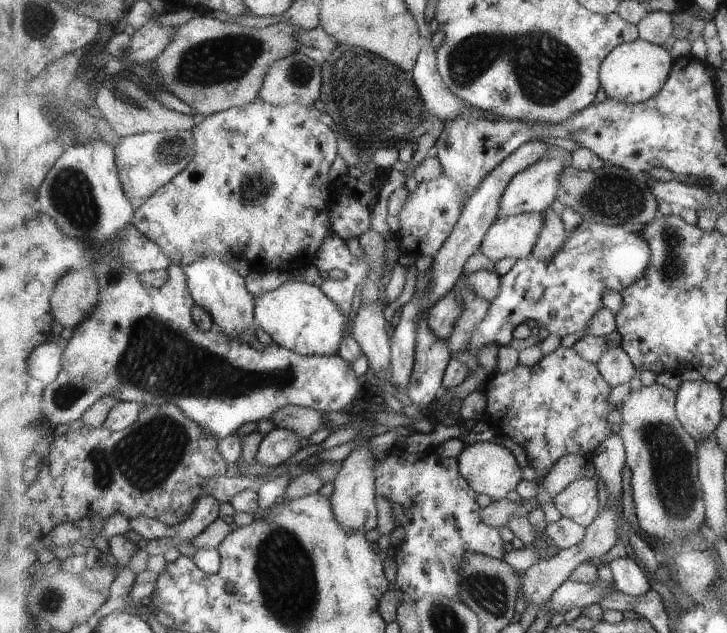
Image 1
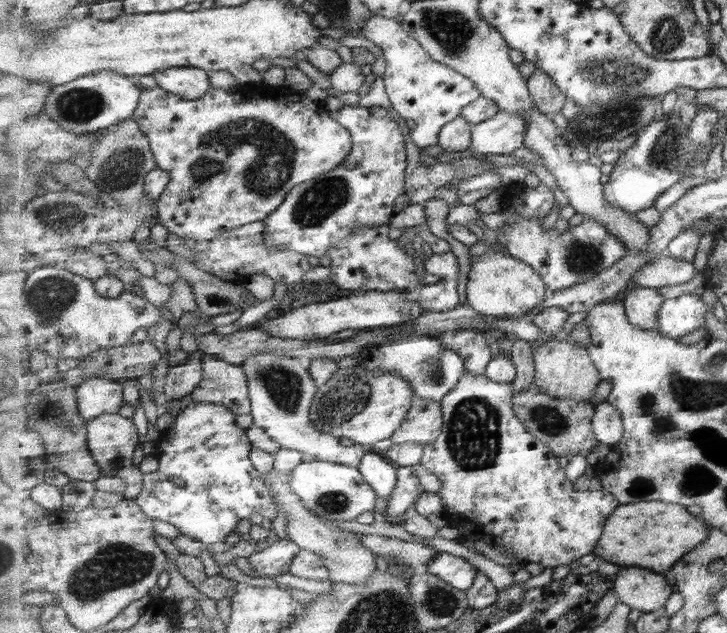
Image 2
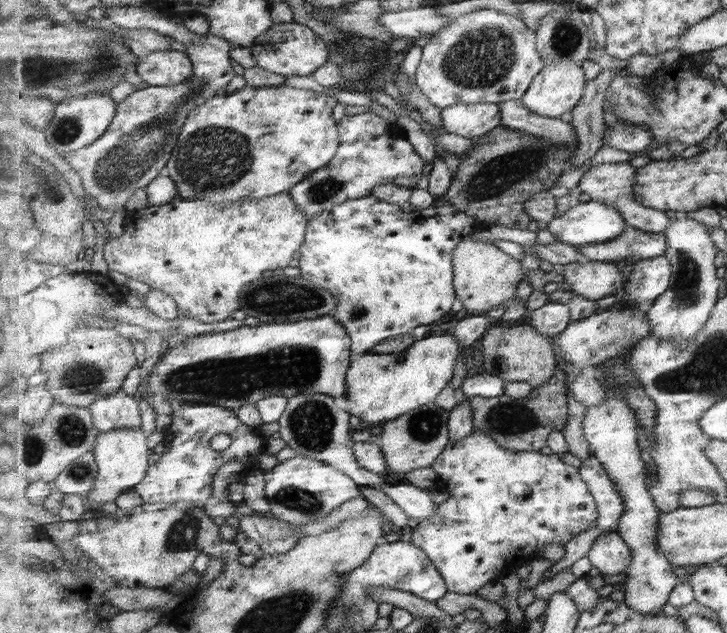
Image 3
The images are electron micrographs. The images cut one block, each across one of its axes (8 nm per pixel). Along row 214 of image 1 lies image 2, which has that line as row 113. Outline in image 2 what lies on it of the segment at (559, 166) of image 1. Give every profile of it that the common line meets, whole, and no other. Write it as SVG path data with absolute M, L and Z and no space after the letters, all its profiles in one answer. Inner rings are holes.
M499 111L493 118L473 125L472 150L479 154L507 155L525 145L527 121L522 114Z

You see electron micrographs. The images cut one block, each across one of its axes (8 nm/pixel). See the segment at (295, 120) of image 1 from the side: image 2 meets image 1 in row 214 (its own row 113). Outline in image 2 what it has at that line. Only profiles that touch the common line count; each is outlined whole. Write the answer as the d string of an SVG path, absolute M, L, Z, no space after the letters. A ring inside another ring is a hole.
M262 84L254 88L243 90L241 87L232 90L215 89L211 87L209 93L197 100L181 98L178 94L173 94L159 86L142 91L142 97L138 109L134 112L133 118L142 127L143 133L150 140L150 147L154 151L154 161L157 166L166 170L171 175L169 184L165 192L161 194L156 202L160 224L170 232L178 234L187 242L197 242L198 240L213 240L224 234L225 230L233 230L254 222L264 221L271 213L283 204L287 195L303 182L311 181L318 176L329 174L339 165L346 161L352 151L354 140L351 132L343 127L341 123L334 119L333 113L323 106L322 102L309 100L305 92L295 92L289 87L272 87Z

